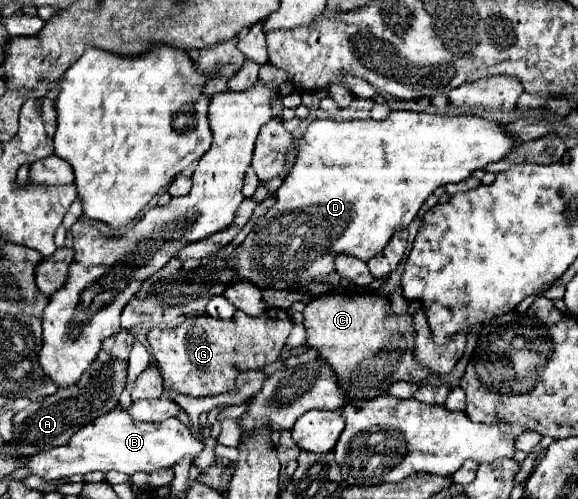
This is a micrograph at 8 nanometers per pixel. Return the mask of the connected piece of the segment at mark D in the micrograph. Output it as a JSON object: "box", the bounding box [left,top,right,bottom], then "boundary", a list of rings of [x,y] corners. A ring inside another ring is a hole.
{"box":[230,110,518,288],"boundary":[[[392,110],[388,114],[386,120],[314,120],[300,144],[298,144],[298,158],[294,168],[290,170],[290,174],[284,178],[282,186],[274,192],[276,204],[266,212],[266,216],[256,220],[254,230],[246,236],[246,240],[242,242],[242,252],[240,256],[230,262],[230,266],[236,266],[236,272],[240,274],[240,278],[256,284],[258,288],[292,288],[292,286],[302,286],[302,280],[310,280],[322,274],[330,274],[334,270],[334,256],[336,254],[350,254],[356,256],[360,260],[368,260],[372,258],[376,252],[380,252],[388,240],[392,238],[394,232],[408,228],[408,224],[416,218],[420,206],[424,204],[424,200],[440,186],[446,186],[450,182],[462,182],[466,180],[474,170],[486,168],[488,164],[500,162],[504,156],[508,156],[512,152],[512,148],[518,144],[518,140],[506,130],[504,124],[488,120],[488,118],[480,118],[480,116],[472,116],[472,114],[462,114],[462,116],[452,116],[452,114],[428,114],[428,112],[408,112],[408,110]]]}

